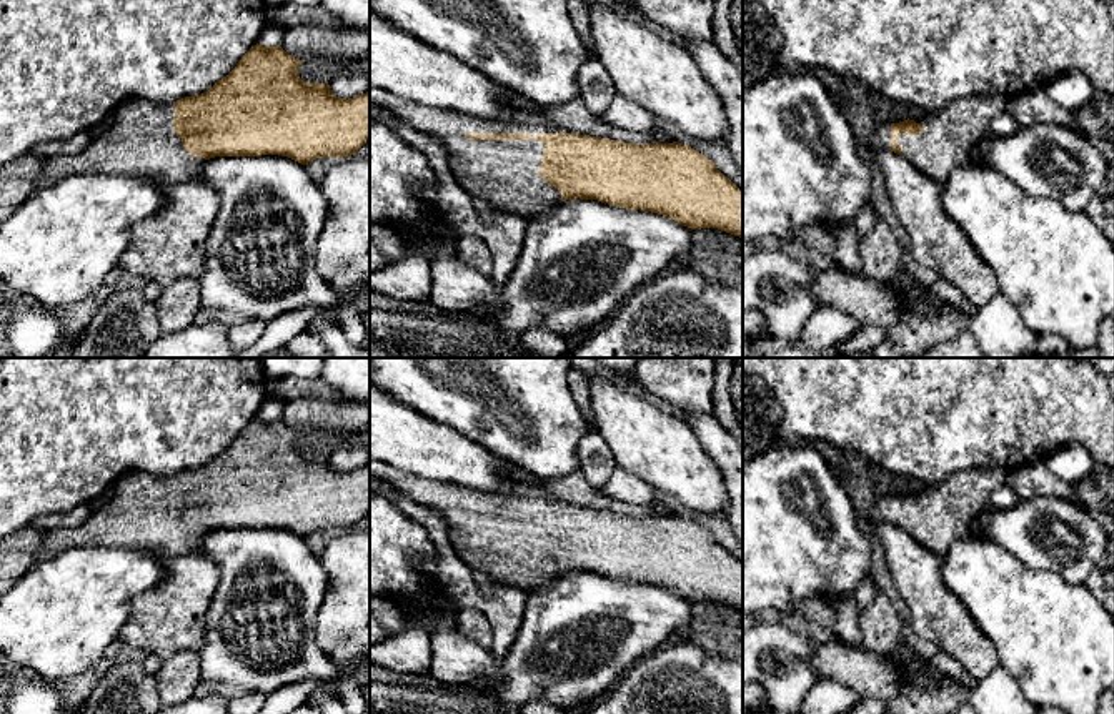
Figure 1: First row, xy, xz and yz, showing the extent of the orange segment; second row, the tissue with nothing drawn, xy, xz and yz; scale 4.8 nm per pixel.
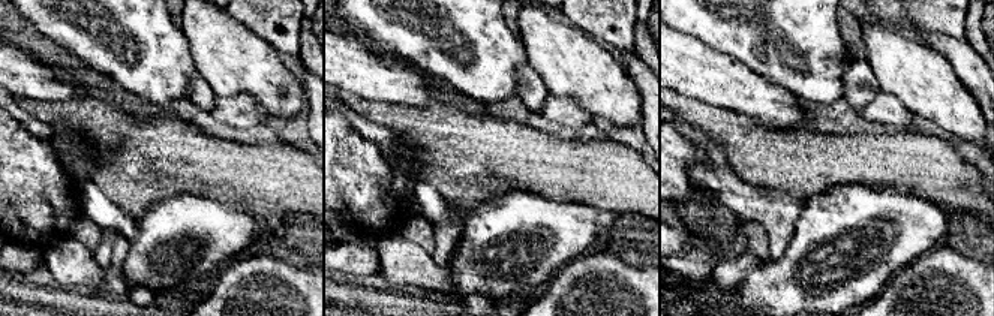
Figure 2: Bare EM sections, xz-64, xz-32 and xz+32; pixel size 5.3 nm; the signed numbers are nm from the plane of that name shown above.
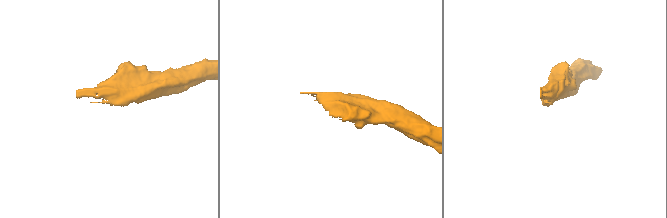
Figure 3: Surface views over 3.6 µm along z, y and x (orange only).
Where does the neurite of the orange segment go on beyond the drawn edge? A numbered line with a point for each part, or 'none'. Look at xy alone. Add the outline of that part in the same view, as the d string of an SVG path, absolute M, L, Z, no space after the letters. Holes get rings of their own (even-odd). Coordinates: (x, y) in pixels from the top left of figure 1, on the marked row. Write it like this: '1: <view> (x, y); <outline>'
1: xy (142, 142); M143 100L123 102L113 110L112 126L105 133L92 136L83 151L68 156L47 158L35 190L72 175L138 176L153 178L163 185L200 180L205 158L188 155L182 138L175 133L173 115L173 103L155 105Z

